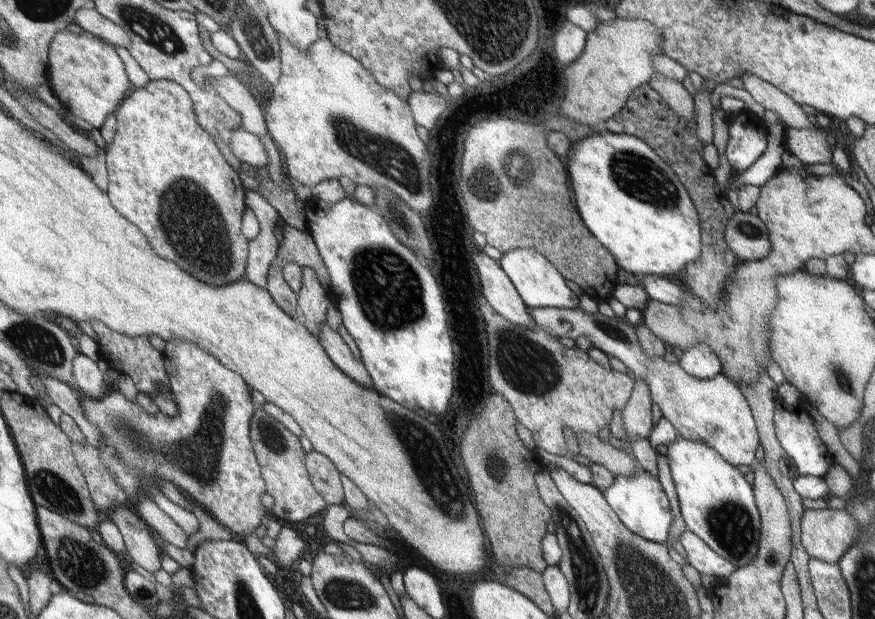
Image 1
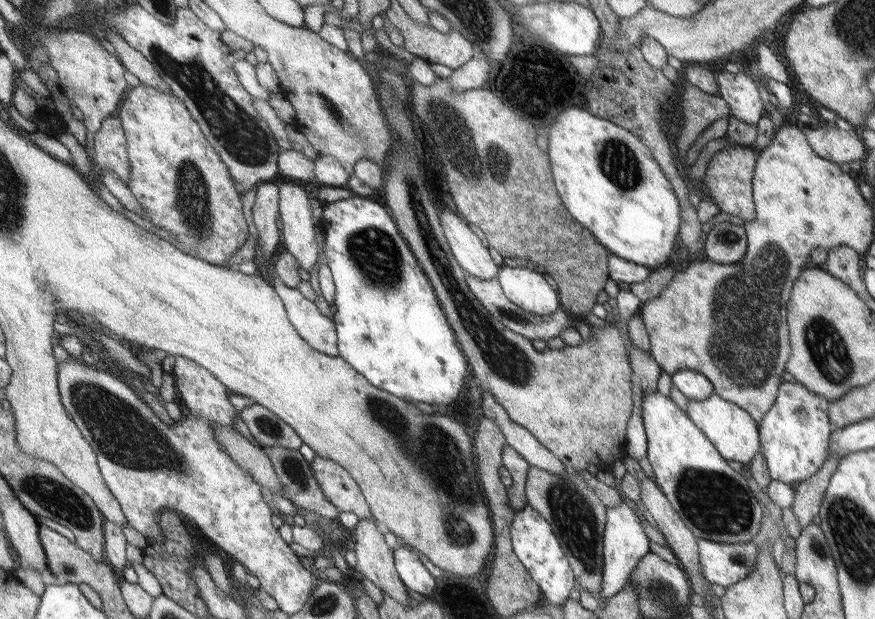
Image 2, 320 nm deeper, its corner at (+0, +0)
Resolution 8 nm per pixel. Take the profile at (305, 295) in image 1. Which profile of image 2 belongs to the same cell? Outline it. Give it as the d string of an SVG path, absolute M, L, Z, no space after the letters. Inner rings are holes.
M291 182L279 183L279 220L282 220L283 251L291 253L298 260L300 268L311 273L311 266L317 260L317 242L313 232L313 220L311 220L311 208L309 208L309 196L305 190Z

